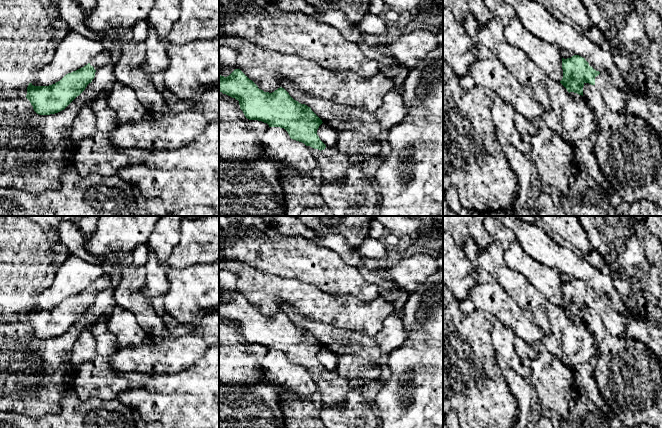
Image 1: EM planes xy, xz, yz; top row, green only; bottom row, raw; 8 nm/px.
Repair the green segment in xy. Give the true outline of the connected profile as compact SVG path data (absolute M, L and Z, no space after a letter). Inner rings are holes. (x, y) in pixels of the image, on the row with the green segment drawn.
M100 52L84 67L66 74L60 81L49 86L34 86L29 83L26 98L39 115L50 115L64 110L79 96L95 77L100 67L110 63L110 53Z

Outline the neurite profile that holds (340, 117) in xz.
M277 75L282 88L301 104L305 104L322 120L338 132L354 131L376 140L382 133L410 115L411 108L404 103L402 90L395 88L384 97L384 104L376 112L336 104L317 96L311 96L297 88L291 81Z

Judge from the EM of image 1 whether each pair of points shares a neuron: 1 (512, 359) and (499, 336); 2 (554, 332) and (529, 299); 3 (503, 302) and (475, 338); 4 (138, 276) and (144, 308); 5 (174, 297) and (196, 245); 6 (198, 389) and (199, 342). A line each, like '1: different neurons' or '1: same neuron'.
1: same neuron
2: same neuron
3: different neurons
4: same neuron
5: different neurons
6: different neurons

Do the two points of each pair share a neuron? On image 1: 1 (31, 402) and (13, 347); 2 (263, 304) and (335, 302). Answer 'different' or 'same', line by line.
1: same
2: same

